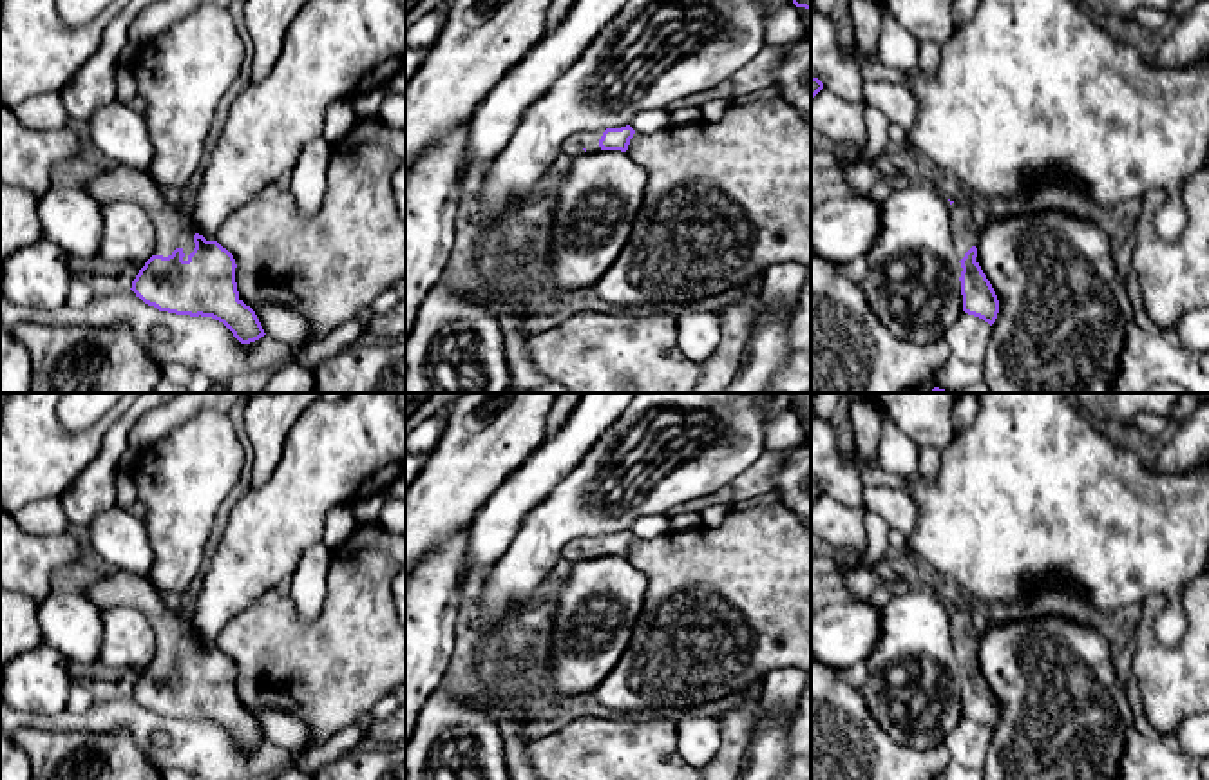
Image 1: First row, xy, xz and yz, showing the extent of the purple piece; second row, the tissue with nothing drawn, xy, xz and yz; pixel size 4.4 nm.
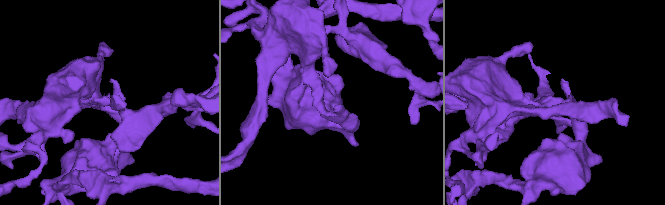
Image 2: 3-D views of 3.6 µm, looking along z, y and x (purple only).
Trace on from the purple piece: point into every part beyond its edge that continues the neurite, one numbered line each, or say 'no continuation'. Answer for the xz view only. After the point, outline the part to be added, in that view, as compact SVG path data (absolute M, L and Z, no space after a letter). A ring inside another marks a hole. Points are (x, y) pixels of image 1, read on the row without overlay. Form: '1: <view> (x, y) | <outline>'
1: xz (572, 551) | M586 536L586 537L568 541L561 548L561 559L577 563L590 557L601 557L599 545L603 537L604 536Z

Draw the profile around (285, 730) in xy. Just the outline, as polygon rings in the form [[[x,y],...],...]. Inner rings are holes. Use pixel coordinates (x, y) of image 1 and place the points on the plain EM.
[[[266,709],[253,717],[268,742],[295,755],[308,749],[309,726],[299,717],[279,709]]]

